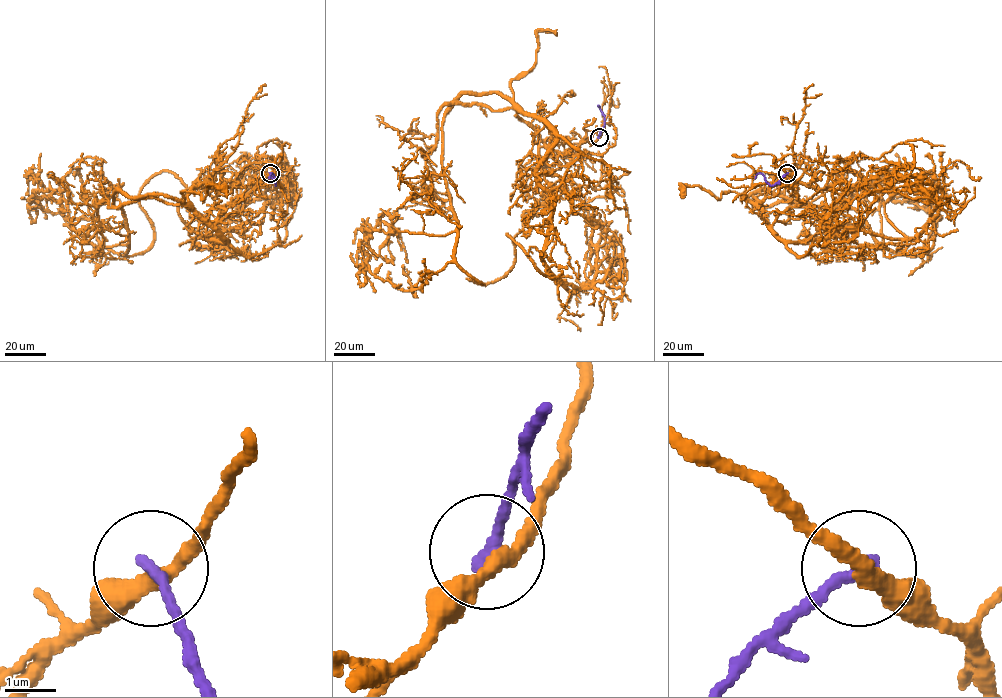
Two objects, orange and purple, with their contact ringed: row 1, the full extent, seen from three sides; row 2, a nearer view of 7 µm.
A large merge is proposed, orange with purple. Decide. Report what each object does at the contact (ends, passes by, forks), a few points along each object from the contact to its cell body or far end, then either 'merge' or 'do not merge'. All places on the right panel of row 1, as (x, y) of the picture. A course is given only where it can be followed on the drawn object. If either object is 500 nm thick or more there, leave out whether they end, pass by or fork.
orange passes by | purple ends | orange via (787, 173), (793, 181), (791, 188), (802, 203), (784, 210), (772, 225), (758, 205) | purple via (787, 173), (772, 185), (761, 174), (755, 178) | do not merge

